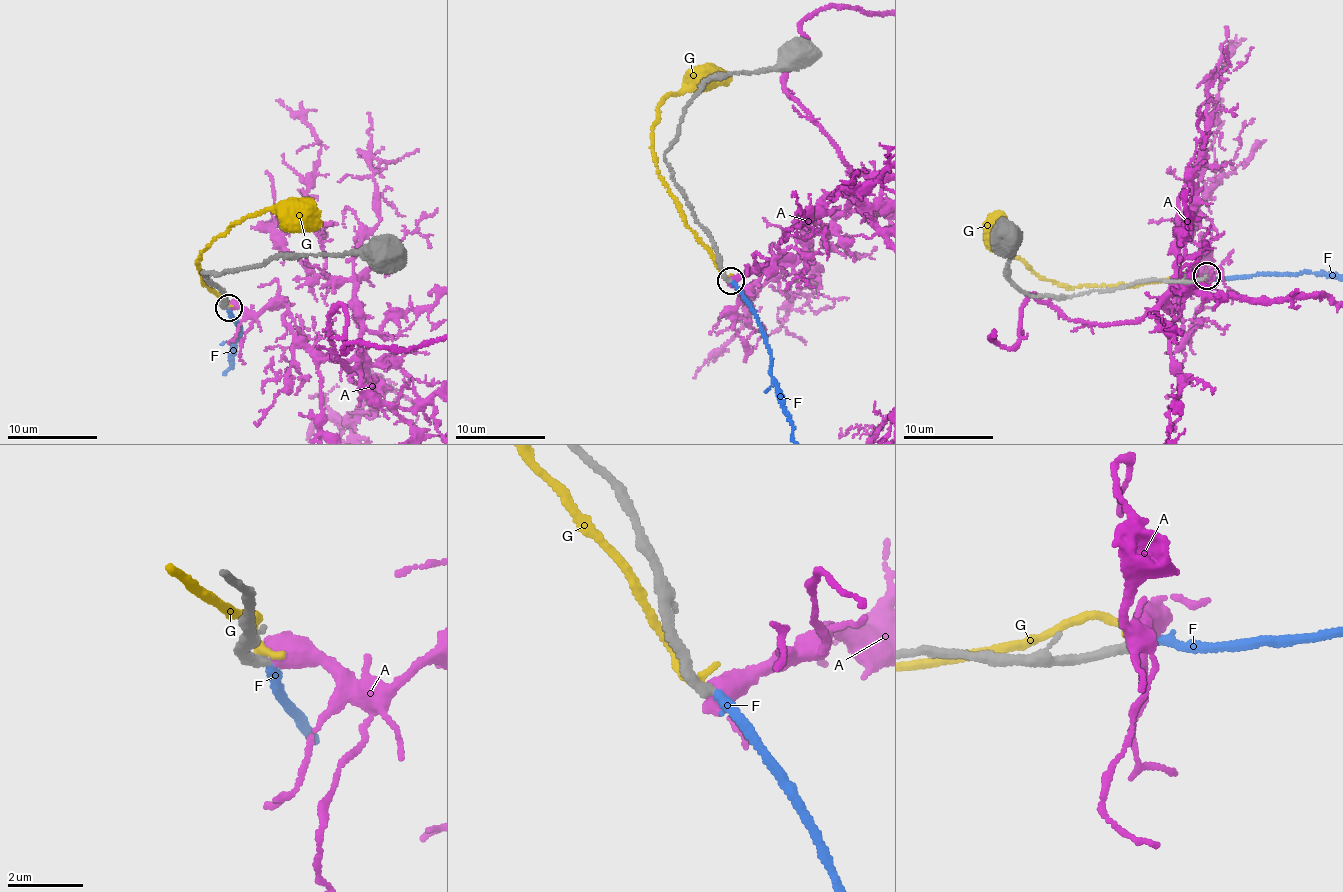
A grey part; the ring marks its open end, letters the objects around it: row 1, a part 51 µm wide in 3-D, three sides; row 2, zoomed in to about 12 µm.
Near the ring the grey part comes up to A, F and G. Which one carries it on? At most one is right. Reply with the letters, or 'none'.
F

